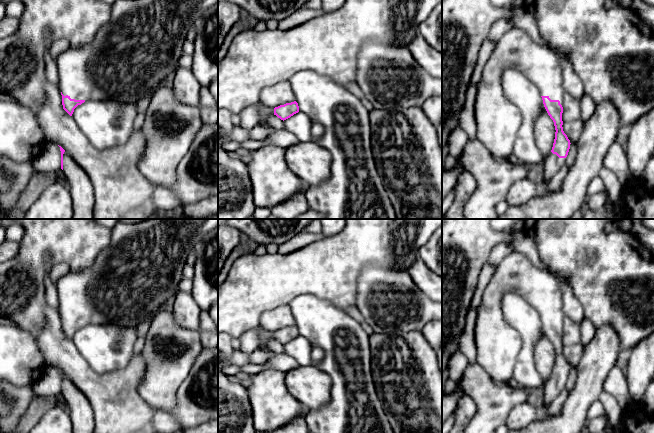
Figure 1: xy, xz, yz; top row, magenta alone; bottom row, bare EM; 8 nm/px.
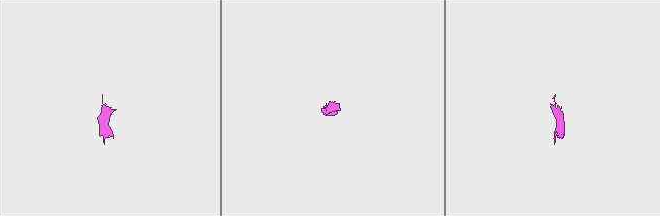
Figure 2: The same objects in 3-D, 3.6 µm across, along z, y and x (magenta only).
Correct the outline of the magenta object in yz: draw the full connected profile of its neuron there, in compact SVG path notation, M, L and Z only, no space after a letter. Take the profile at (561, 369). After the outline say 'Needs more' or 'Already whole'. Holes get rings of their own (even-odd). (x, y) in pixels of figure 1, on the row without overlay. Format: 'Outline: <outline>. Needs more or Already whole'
Outline: M512 251L503 258L484 290L475 326L476 363L496 383L512 383L522 338L502 314L501 301L509 292L522 296L539 313L544 331L554 346L553 371L538 403L546 410L546 416L550 416L548 408L565 389L571 368L562 351L565 314L559 280L520 252Z. Needs more

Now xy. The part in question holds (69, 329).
Outline: M147 219L139 223L123 223L119 221L112 228L110 244L98 253L92 266L79 271L70 271L57 281L56 288L59 298L59 313L62 319L63 333L72 340L74 333L85 325L112 324L122 327L137 327L152 313L158 313L158 311L167 304L168 300L179 292L178 284L183 278L183 268L186 265L187 256L192 251L193 246L200 241L205 234L217 226L218 219Z. Needs more

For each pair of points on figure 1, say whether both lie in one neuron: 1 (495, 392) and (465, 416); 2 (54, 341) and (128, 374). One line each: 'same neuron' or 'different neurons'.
1: different neurons
2: same neuron

